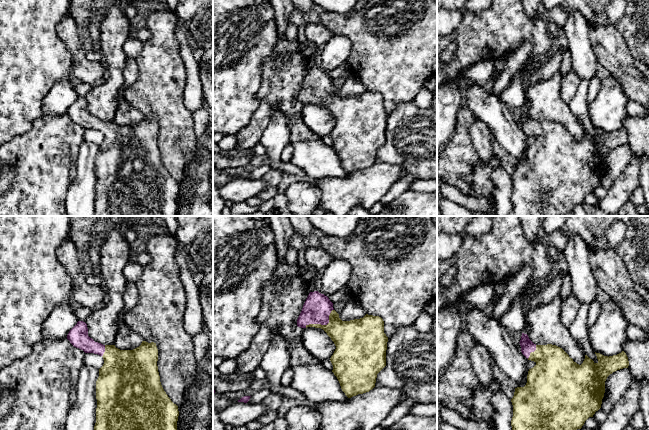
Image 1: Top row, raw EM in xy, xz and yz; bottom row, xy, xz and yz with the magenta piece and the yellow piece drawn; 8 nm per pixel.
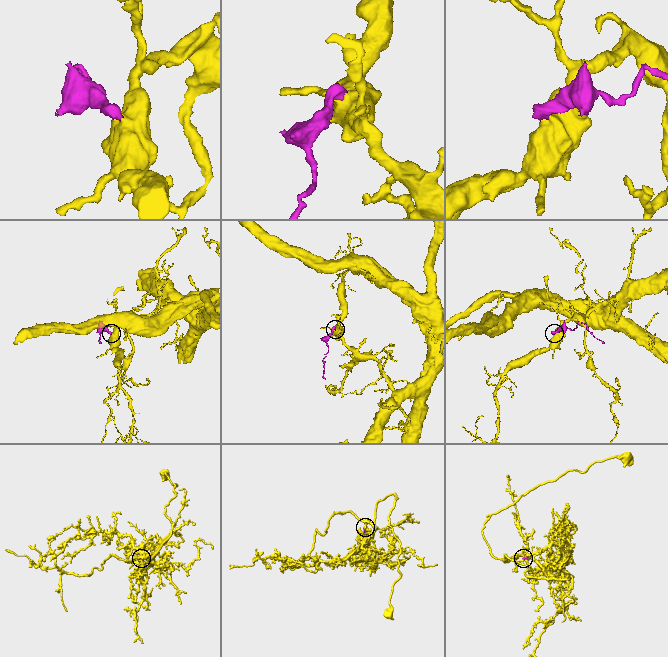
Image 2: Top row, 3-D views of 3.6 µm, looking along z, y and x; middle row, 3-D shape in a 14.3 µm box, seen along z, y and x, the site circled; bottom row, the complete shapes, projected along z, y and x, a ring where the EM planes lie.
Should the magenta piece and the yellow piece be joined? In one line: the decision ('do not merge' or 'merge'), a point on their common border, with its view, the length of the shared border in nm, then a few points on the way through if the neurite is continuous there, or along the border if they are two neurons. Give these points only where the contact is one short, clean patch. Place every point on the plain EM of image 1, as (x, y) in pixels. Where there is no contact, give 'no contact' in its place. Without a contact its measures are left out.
merge; contact xz (323, 100); length 280 nm; way xz (316, 86), (323, 93), (323, 100), (331, 100), (351, 113)

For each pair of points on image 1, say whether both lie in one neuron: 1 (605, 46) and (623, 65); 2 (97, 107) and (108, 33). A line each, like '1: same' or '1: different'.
1: same
2: same

